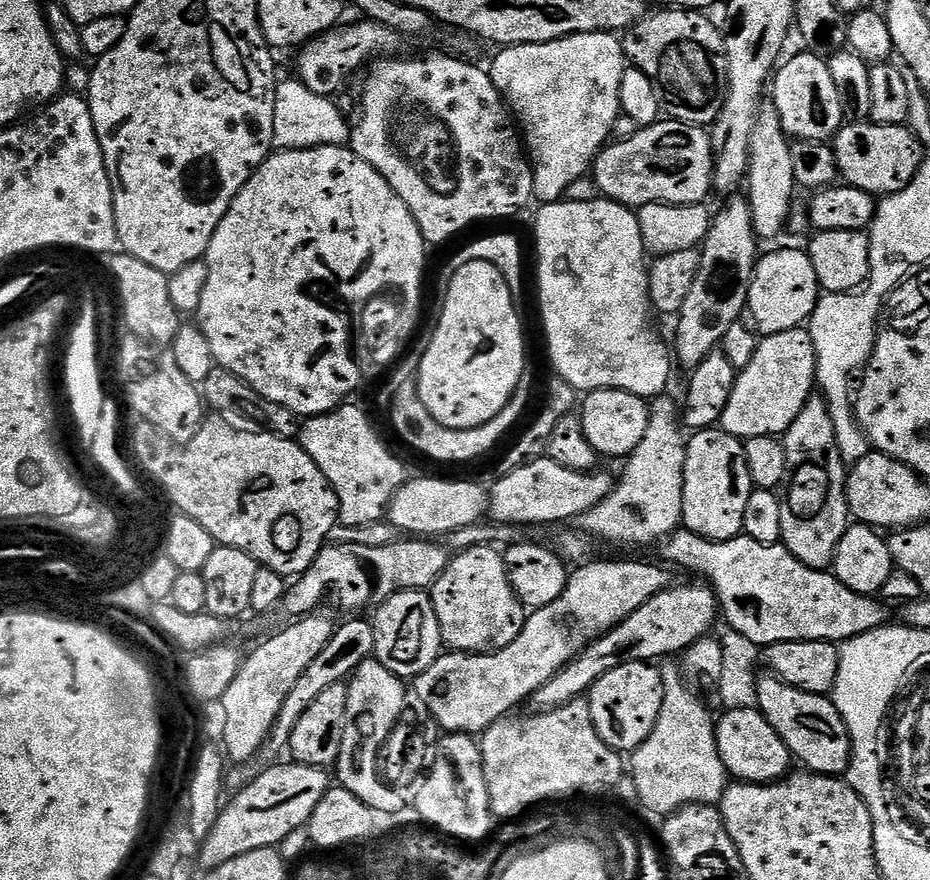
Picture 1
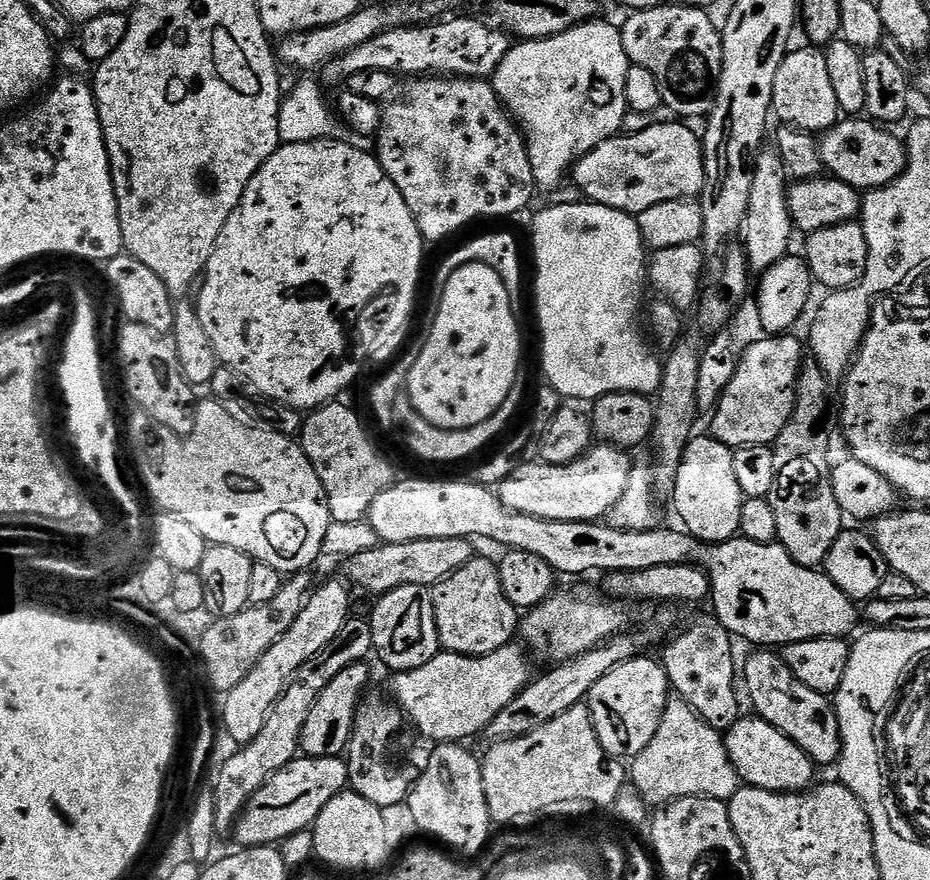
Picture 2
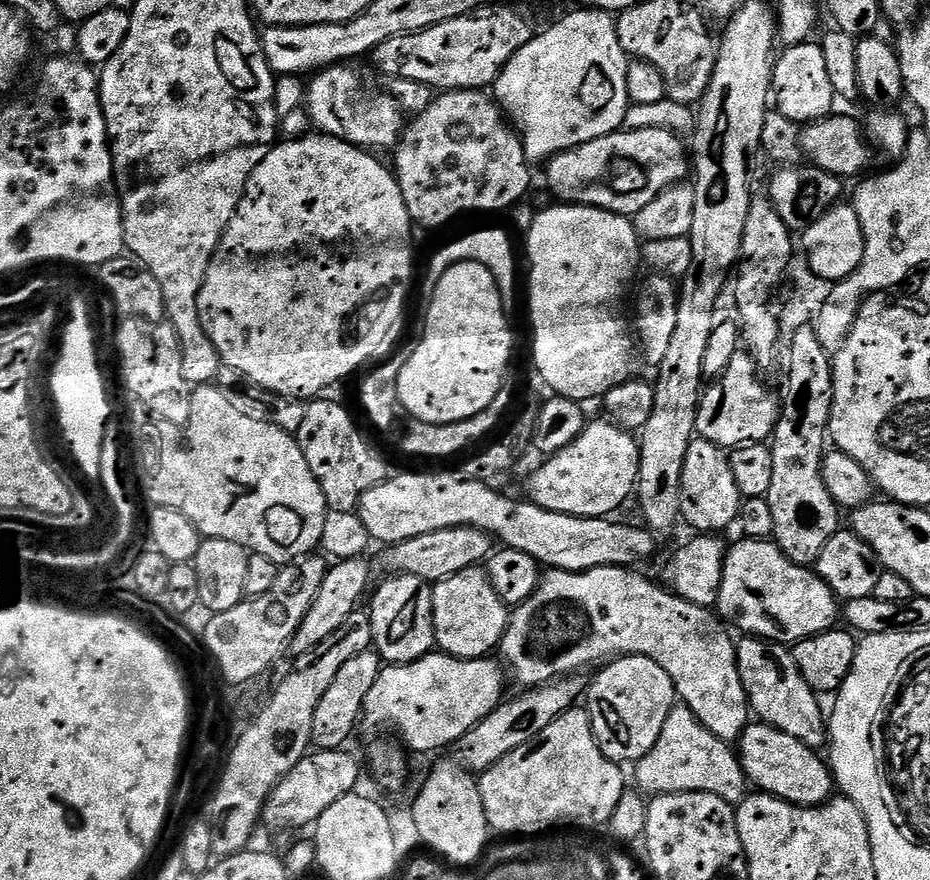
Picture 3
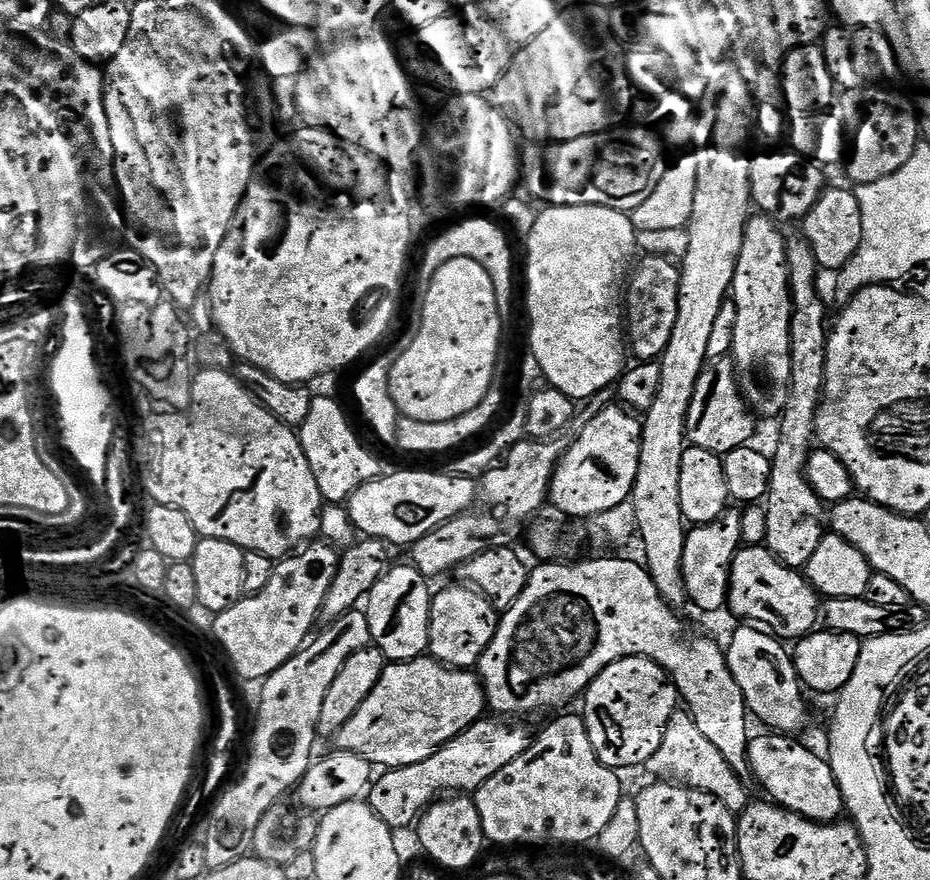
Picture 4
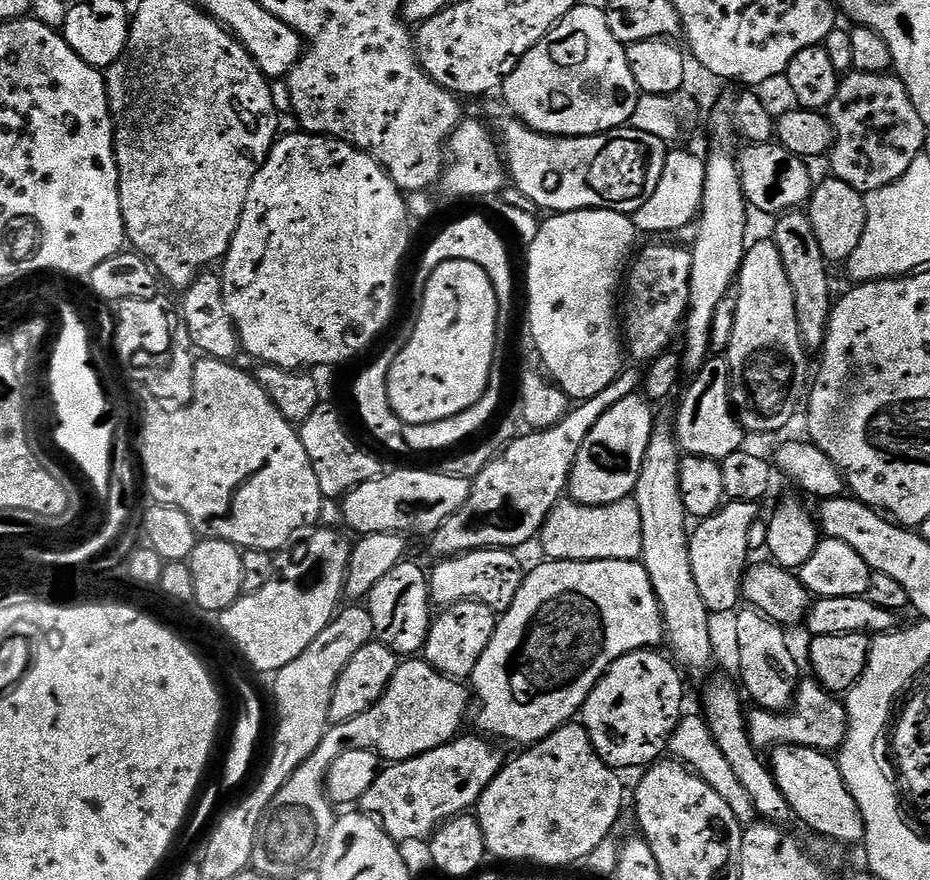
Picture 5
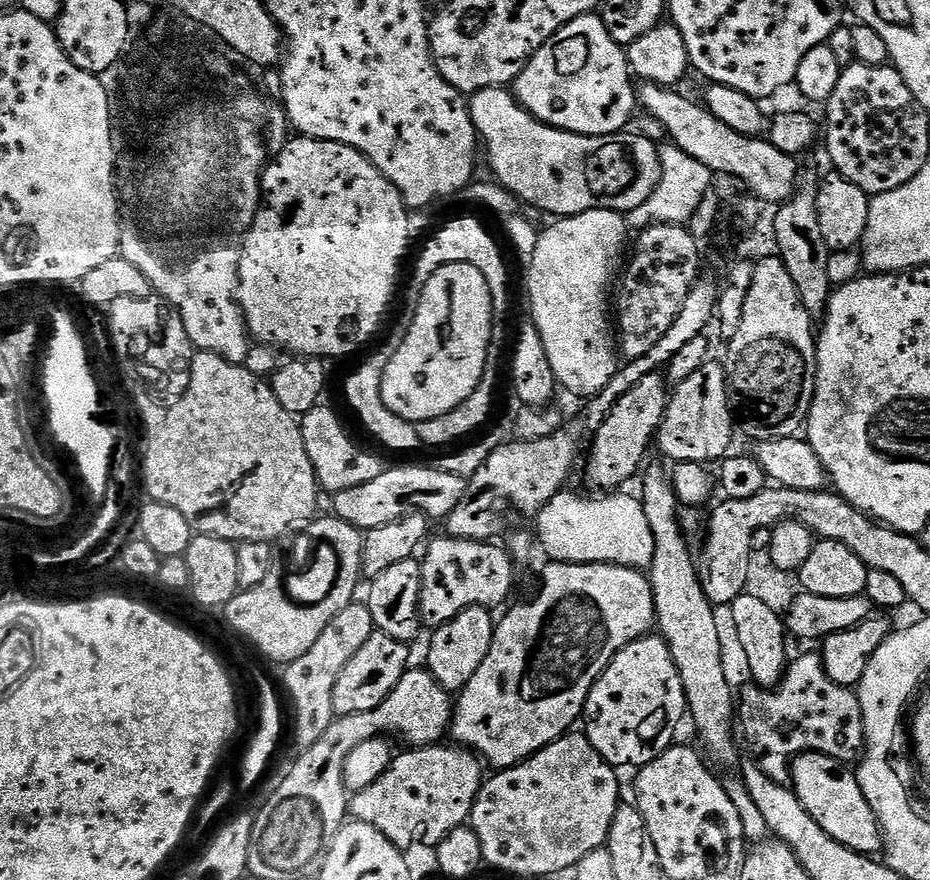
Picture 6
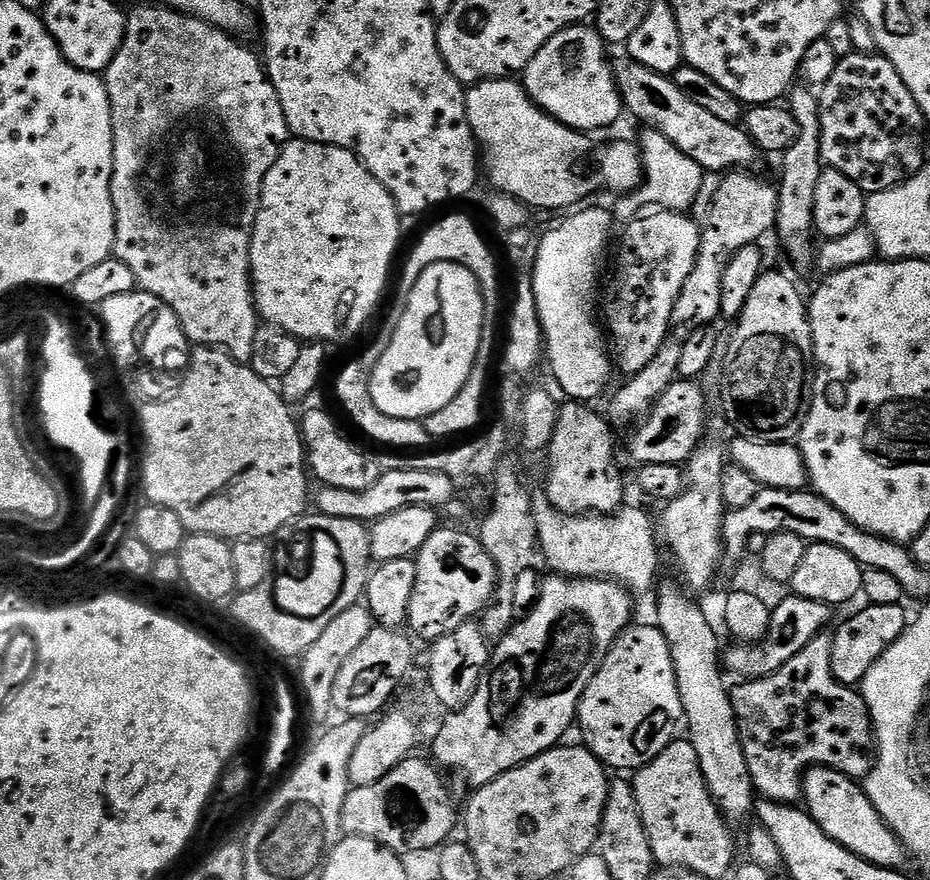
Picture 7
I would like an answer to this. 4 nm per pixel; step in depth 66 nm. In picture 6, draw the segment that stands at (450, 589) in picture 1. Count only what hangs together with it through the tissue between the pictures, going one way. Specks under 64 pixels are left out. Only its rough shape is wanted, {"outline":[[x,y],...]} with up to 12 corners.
{"outline":[[470,606],[431,633],[426,667],[450,694],[478,674],[496,633]]}

